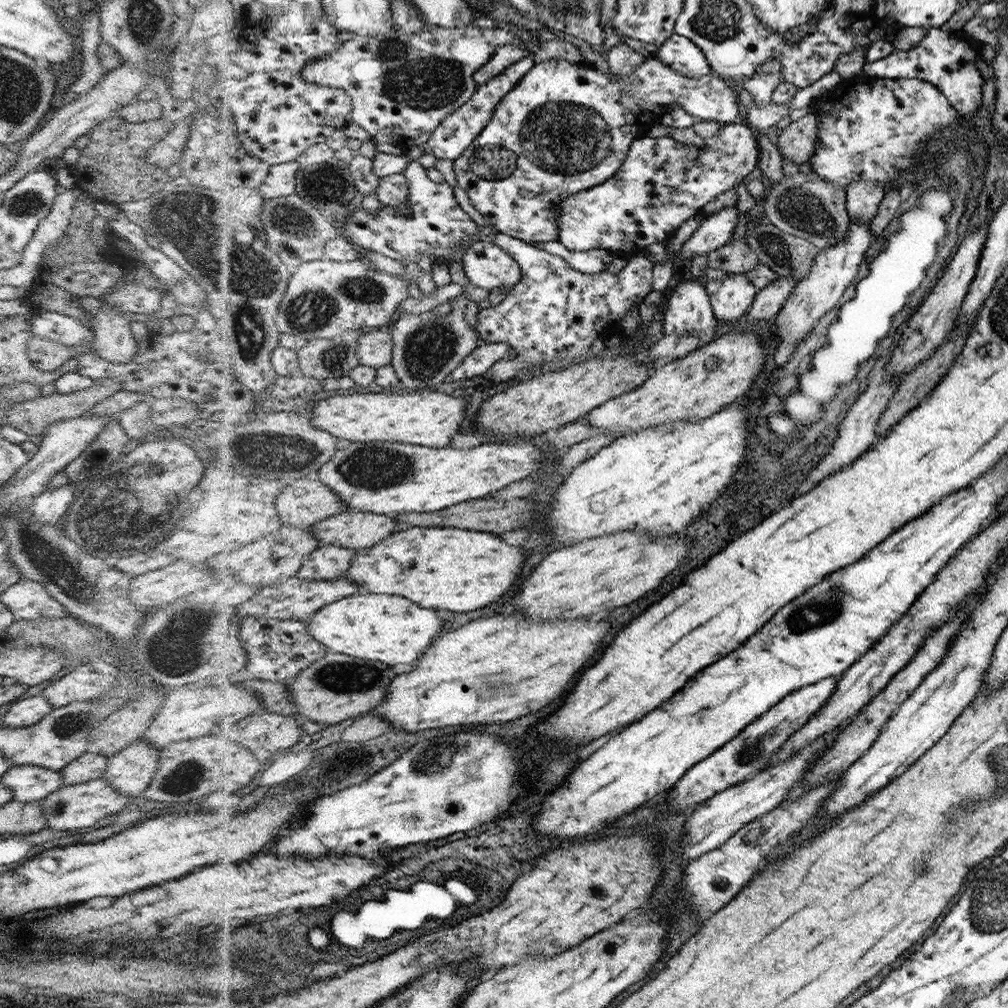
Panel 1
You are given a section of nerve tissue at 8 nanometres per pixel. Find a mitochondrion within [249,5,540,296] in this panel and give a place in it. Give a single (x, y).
(426, 83)

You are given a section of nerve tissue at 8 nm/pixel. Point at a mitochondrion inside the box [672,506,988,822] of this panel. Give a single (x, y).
(822, 609)

